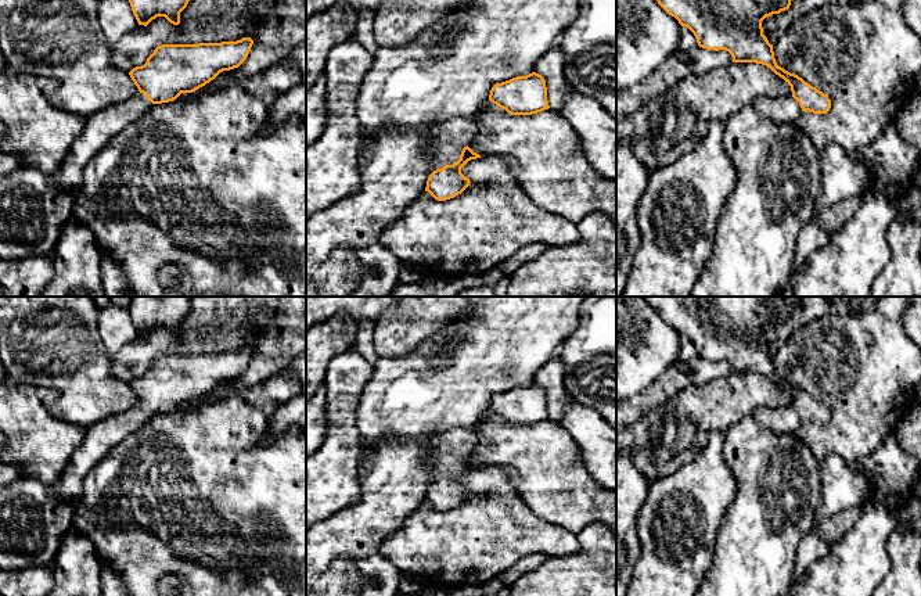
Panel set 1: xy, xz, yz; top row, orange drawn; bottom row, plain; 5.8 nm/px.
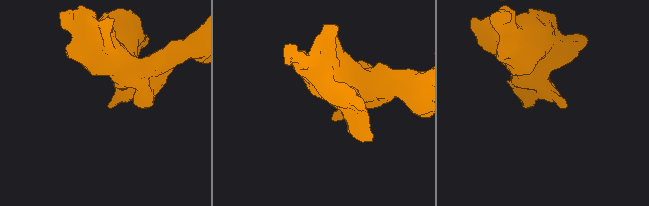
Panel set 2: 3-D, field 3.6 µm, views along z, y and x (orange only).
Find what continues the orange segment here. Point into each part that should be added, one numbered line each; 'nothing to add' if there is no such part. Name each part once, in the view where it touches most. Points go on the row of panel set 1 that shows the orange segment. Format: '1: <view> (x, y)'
1: xz (448, 139)

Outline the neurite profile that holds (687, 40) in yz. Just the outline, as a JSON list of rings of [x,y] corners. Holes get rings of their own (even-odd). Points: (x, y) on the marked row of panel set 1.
[[[681,26],[681,36],[677,44],[677,50],[691,50],[697,46],[698,43],[694,33],[687,26]]]

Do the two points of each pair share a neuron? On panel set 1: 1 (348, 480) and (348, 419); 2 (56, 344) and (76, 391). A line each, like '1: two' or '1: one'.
1: one
2: one

